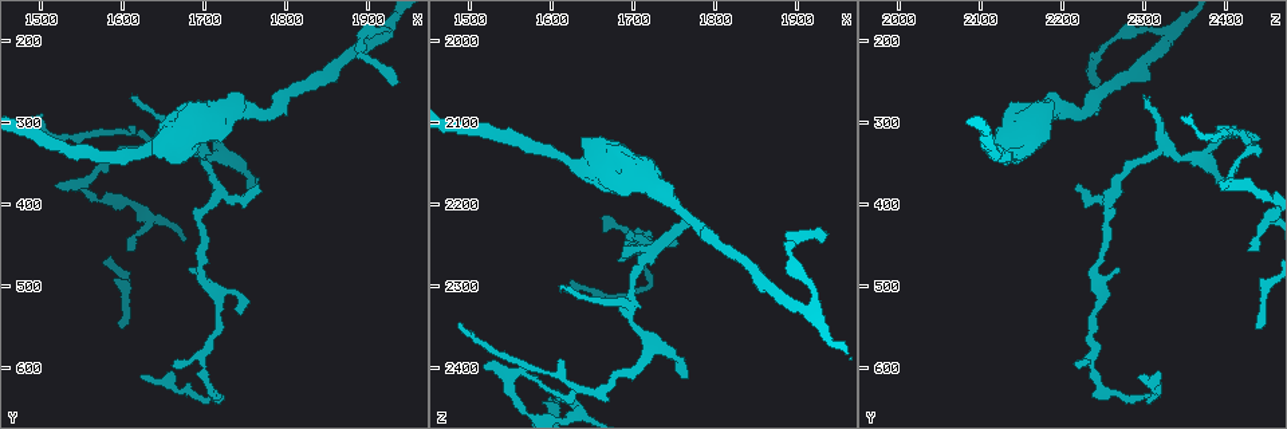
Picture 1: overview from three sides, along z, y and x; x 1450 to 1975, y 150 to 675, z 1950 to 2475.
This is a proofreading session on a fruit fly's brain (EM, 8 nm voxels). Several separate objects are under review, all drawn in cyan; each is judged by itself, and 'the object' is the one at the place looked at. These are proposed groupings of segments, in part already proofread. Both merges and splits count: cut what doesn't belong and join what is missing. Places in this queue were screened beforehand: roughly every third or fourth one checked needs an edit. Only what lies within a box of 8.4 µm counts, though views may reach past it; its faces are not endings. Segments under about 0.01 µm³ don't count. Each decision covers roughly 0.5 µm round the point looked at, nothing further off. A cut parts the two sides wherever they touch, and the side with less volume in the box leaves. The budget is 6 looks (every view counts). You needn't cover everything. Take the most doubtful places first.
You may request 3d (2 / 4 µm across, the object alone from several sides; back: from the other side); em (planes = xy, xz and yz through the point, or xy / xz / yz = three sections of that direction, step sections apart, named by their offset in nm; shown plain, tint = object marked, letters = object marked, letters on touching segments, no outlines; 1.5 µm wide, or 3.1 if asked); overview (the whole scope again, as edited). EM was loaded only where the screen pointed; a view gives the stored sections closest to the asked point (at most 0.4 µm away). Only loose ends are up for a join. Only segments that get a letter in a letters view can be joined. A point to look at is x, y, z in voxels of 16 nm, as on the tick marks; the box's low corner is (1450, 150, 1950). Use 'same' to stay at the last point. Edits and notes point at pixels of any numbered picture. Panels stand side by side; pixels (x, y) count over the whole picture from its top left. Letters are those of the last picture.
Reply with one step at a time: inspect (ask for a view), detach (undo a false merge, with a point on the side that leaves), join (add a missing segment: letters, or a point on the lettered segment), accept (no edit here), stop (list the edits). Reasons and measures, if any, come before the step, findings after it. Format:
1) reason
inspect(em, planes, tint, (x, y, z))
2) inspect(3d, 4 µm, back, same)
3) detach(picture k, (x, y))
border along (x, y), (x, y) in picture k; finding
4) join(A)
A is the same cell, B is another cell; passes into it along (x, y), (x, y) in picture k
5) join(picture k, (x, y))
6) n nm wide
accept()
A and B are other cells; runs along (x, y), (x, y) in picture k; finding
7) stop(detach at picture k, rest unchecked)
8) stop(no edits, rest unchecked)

branch stops here
inspect(3d, 4 µm, (1765, 380, 2215))

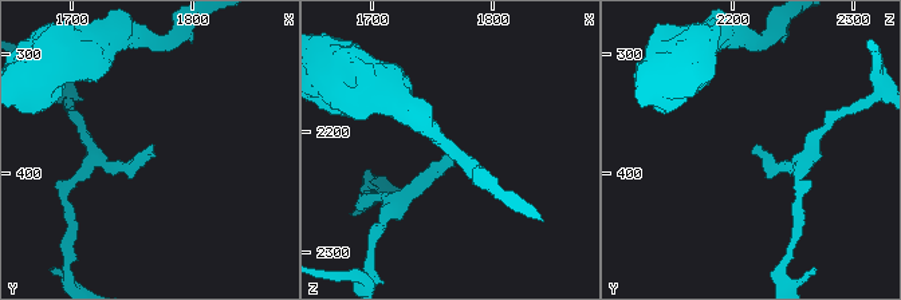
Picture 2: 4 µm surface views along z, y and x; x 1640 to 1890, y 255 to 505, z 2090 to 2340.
need the tissue
inspect(em, planes, letters, (1768, 384, 2214))

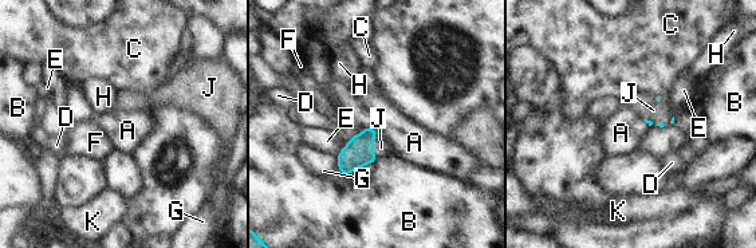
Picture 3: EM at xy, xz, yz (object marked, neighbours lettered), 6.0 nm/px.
J touches over 170 nm
join(J)
J is the same cell, A, B, C, D, E, F, G, H and K are other cells; it goes on there

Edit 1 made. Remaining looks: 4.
inspect(overview)

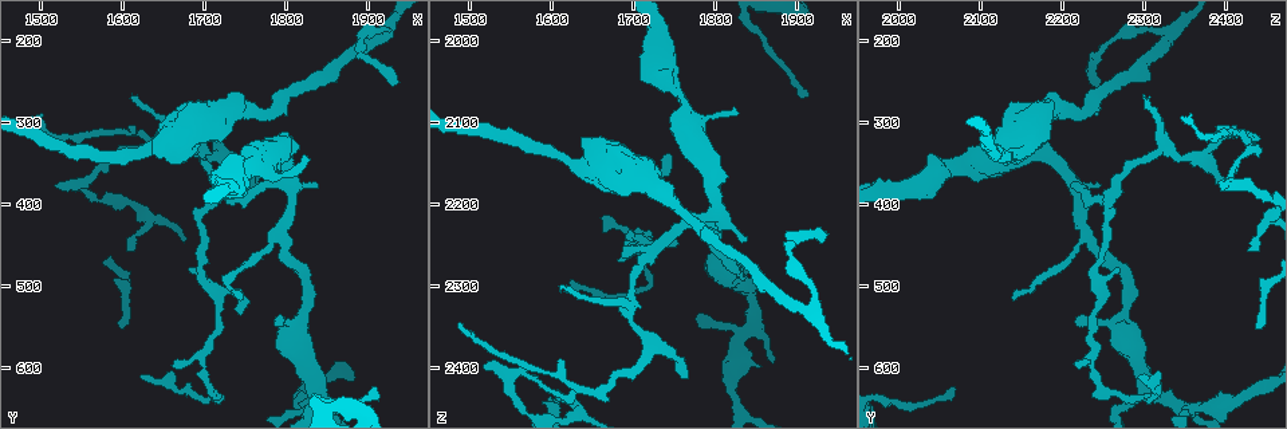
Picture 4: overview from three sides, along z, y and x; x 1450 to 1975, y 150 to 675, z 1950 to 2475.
thin end
inspect(em, planes, letters, (1910, 625, 2065))

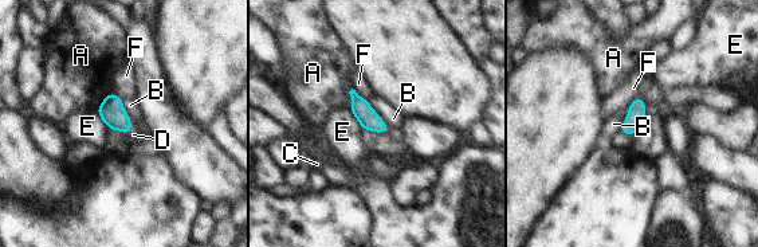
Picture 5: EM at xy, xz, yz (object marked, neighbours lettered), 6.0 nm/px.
join(D)
D is the same cell, A, B, C, E and F are other cells; passes into it along (116, 117), (130, 129), (134, 133) in picture 5; it goes on there

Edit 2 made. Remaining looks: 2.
arms part here
inspect(em, planes, letters, (1815, 555, 2275))

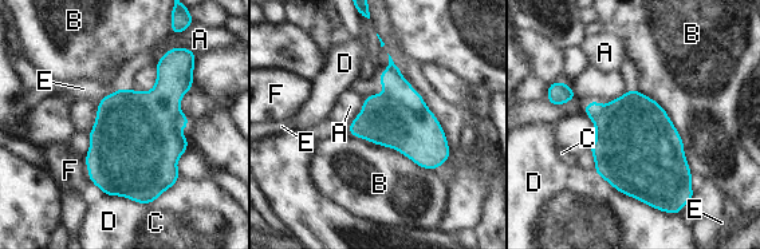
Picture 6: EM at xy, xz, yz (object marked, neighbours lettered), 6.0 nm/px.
accept()
A, B, C, D, E and F are other cells; border along (633, 87), (664, 110), (692, 172) in picture 6; continuous, no second neuron

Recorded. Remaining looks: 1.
stop(join at picture 3, join at picture 5, rest unchecked)

